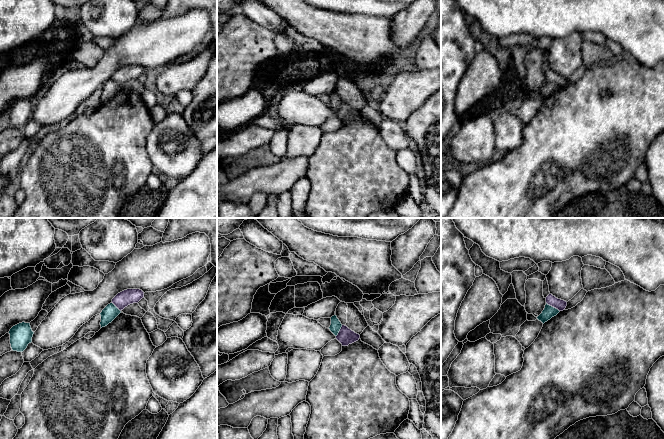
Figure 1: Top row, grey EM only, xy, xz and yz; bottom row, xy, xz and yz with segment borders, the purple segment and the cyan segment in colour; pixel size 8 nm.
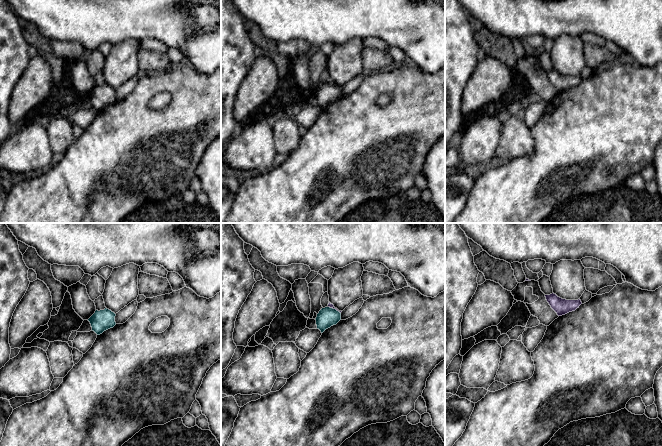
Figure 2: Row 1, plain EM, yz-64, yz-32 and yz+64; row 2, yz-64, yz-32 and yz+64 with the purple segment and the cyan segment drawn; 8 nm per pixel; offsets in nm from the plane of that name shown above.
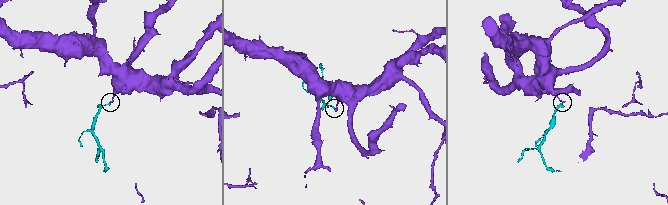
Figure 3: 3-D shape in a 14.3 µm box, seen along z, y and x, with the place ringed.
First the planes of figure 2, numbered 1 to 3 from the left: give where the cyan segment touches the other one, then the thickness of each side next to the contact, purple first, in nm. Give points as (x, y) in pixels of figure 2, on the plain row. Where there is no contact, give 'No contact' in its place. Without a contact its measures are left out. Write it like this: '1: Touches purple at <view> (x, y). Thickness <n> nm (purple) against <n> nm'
1: No contact
2: Touches purple at yz-32 (334, 84). Thickness 40 nm (purple) against 160 nm
3: No contact

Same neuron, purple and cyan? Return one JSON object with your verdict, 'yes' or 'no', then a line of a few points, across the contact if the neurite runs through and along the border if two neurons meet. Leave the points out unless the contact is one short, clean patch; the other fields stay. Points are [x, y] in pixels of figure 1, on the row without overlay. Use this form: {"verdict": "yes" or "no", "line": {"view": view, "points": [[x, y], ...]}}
{"verdict": "no", "line": {"view": "yz", "points": [[546, 78], [559, 87]]}}

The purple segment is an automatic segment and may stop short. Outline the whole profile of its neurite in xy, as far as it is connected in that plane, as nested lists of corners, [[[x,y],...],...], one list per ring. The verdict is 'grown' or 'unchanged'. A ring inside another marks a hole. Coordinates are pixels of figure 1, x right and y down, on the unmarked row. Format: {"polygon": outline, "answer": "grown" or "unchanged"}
{"polygon": [[[127,65],[118,69],[112,78],[120,87],[130,80],[138,79],[144,74],[144,68],[140,65]]], "answer": "unchanged"}

